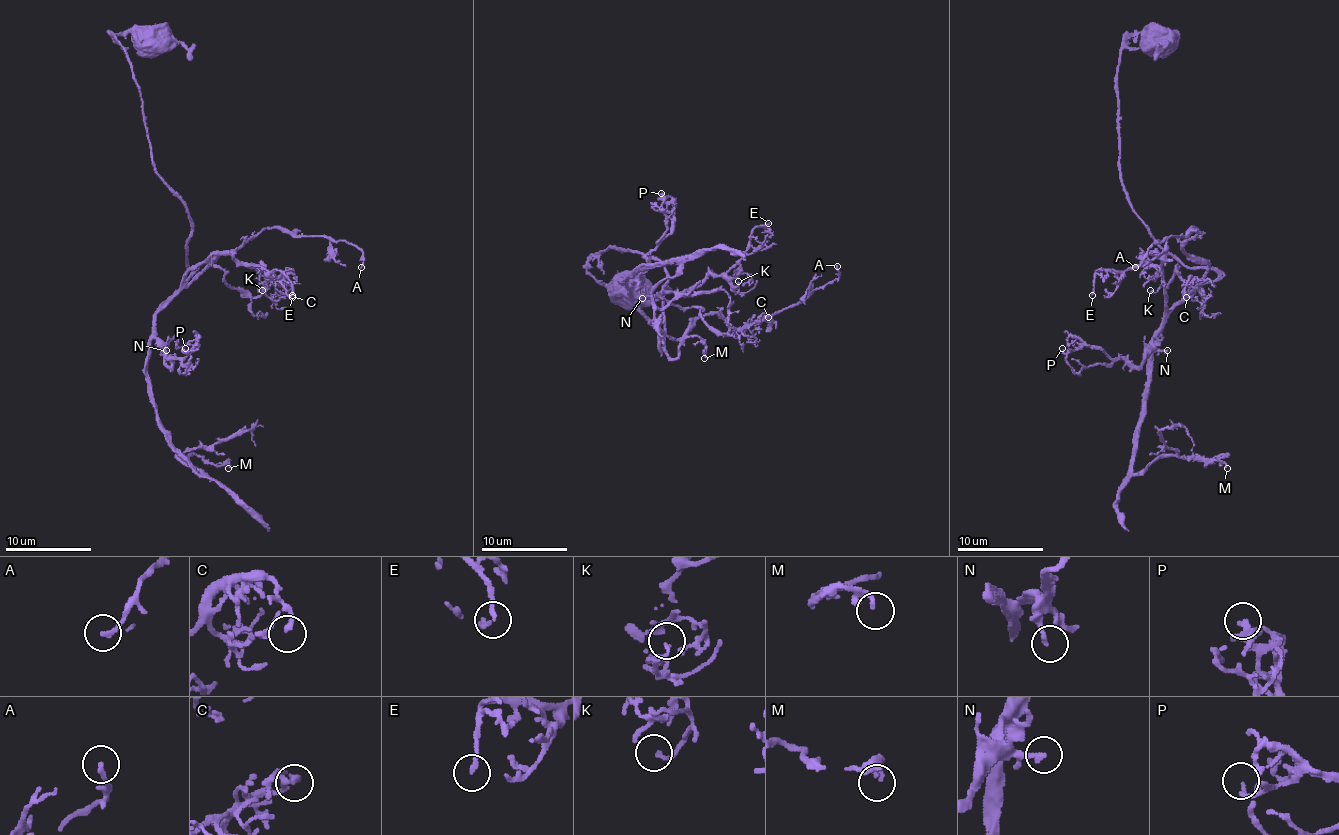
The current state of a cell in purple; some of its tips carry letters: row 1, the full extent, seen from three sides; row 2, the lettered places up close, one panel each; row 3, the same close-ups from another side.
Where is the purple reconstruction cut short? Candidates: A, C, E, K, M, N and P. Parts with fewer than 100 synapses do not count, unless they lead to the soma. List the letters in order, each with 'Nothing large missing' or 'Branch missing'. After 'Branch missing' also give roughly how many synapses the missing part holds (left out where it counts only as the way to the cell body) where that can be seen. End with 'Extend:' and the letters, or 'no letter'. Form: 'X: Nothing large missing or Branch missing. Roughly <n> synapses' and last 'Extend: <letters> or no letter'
A: Nothing large missing
C: Nothing large missing
E: Nothing large missing
K: Nothing large missing
M: Nothing large missing
N: Nothing large missing
P: Nothing large missing
Extend: no letter

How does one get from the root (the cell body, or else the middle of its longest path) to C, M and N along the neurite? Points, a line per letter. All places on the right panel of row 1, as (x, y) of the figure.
C: (1154, 40), (1118, 64), (1120, 181), (1205, 271), (1169, 308), (1175, 267), (1203, 299), (1186, 297)
M: (1154, 40), (1118, 64), (1120, 181), (1205, 275), (1154, 346), (1133, 472), (1160, 455), (1227, 468)
N: (1154, 40), (1154, 29), (1139, 34), (1118, 64), (1120, 181), (1148, 233), (1205, 271), (1152, 340), (1167, 350)

